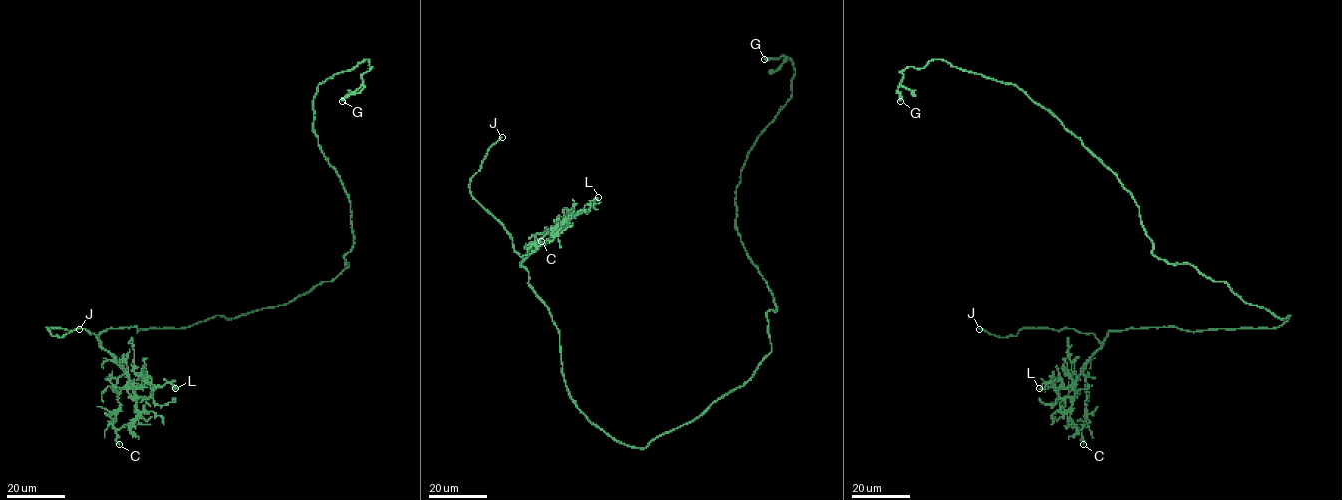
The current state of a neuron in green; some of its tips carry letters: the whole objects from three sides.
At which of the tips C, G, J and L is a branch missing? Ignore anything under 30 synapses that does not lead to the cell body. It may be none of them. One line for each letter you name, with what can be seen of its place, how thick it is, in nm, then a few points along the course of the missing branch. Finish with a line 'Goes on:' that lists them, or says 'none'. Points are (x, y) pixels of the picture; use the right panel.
J: Place: (979, 329). Thickness 160 nm. Course of what is missing: (979, 329), (944, 321)
Goes on: J

